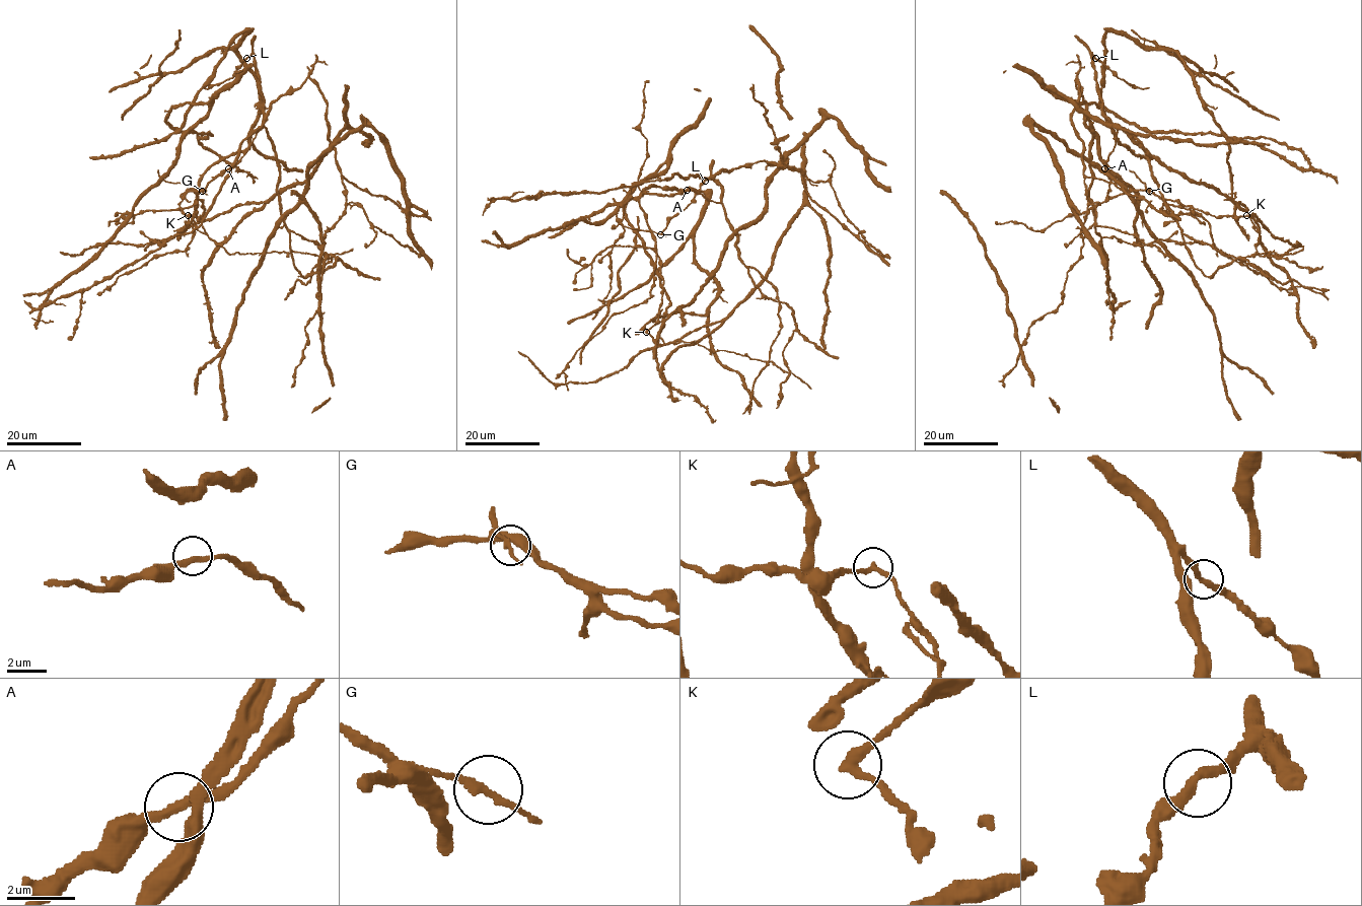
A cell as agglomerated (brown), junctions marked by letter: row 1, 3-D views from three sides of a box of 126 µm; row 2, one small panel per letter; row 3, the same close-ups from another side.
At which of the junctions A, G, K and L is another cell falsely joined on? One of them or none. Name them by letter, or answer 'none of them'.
K

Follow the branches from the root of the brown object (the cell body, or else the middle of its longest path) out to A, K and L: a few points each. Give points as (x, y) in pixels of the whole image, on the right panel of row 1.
A: (1179, 203), (1160, 199), (1149, 190), (1128, 190), (1109, 197), (1109, 177), (1104, 168)
K: (1179, 203), (1216, 217), (1246, 215)
L: (1179, 203), (1149, 190), (1107, 195), (1104, 165), (1117, 128), (1102, 111), (1091, 54), (1095, 58)

